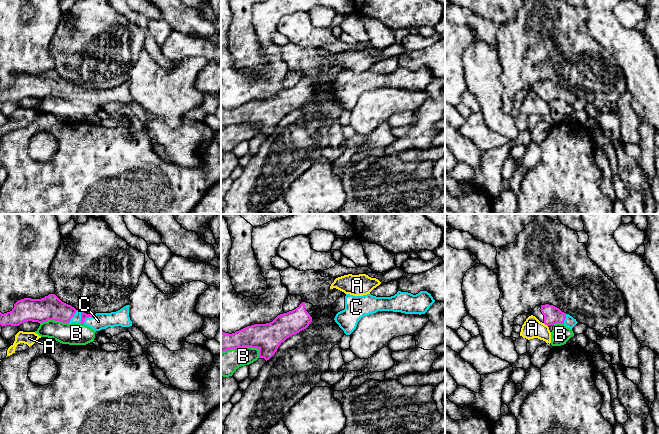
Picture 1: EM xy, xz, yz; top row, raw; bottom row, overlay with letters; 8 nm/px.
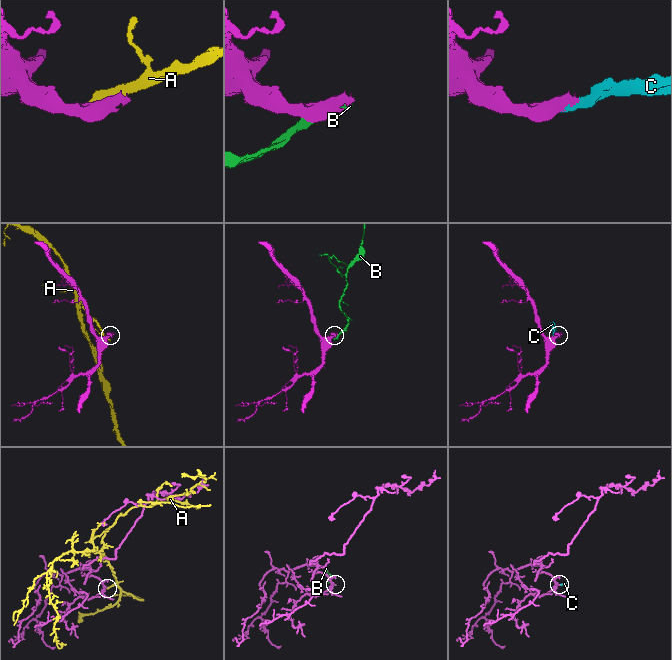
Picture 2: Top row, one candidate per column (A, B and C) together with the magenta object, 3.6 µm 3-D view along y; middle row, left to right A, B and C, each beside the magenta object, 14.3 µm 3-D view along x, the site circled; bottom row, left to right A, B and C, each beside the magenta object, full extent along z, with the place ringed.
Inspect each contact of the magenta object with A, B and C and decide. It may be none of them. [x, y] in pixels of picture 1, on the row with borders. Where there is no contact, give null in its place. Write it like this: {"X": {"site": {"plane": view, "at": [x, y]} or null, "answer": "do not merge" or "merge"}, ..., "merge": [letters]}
{"A": {"site": {"plane": "yz", "at": [545, 324]}, "answer": "do not merge"}, "B": {"site": {"plane": "xz", "at": [240, 347]}, "answer": "do not merge"}, "C": {"site": {"plane": "xy", "at": [86, 317]}, "answer": "merge"}, "merge": ["C"]}

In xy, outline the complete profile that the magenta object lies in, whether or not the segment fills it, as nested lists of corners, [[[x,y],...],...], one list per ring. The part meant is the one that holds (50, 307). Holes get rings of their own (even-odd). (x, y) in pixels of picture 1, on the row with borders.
[[[49,294],[41,299],[24,298],[18,300],[10,312],[4,314],[0,312],[0,325],[2,327],[6,325],[19,326],[20,324],[28,321],[43,323],[48,320],[55,320],[69,324],[81,323],[92,328],[94,331],[100,331],[102,329],[115,326],[132,326],[132,321],[129,317],[129,305],[124,306],[116,312],[86,314],[76,310],[71,305],[62,302],[55,294]]]

